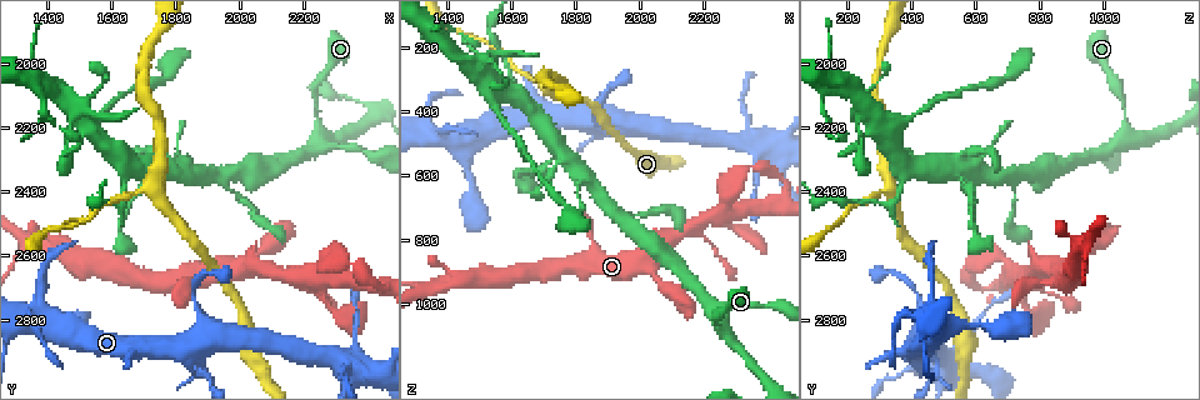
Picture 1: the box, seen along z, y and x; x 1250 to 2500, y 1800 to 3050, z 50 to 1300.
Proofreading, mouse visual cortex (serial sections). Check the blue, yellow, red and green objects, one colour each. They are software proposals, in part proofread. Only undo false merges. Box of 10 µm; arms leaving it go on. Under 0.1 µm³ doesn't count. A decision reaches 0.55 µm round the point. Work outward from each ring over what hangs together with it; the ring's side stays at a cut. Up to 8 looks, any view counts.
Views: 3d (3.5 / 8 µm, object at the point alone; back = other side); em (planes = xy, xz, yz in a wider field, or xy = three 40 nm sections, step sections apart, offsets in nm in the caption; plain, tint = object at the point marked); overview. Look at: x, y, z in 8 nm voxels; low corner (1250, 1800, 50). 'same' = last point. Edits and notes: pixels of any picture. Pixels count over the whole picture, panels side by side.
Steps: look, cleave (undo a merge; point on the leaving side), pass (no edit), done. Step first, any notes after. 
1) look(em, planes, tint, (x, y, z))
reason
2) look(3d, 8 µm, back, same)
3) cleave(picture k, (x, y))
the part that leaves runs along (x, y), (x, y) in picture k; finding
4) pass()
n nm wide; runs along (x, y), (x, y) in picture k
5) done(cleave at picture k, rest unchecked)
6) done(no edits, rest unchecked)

look(3d, 3.5 µm, (2330, 2920, 490))
four arms meet

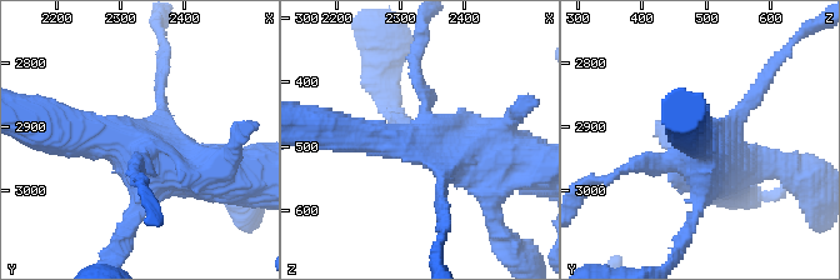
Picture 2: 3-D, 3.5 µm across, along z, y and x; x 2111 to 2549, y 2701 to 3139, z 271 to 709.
look(em, planes, tint, (2315, 2925, 500))
need the tissue

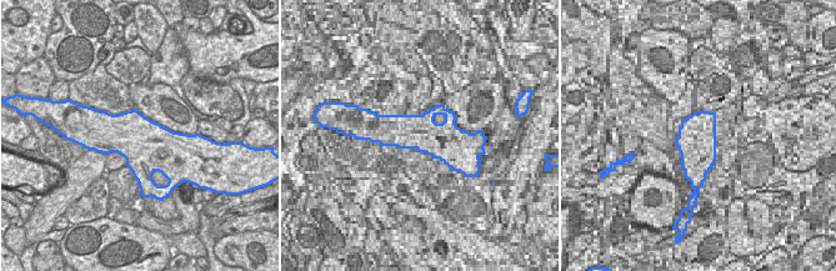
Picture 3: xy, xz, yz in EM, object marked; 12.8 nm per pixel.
pass()
runs along (333, 131), (453, 148), (483, 170) in picture 2; all the same cell

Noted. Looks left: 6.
look(3d, 3.5 µm, (2250, 2660, 730))
thin arm on a thick one

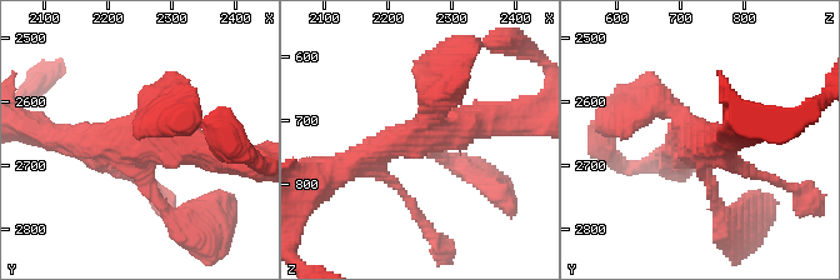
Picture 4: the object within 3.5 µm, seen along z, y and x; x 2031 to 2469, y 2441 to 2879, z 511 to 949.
look(em, xy, step 3, plain, (2260, 2660, 720))
4 arms; arms of 150, 300, 350, 400 nm

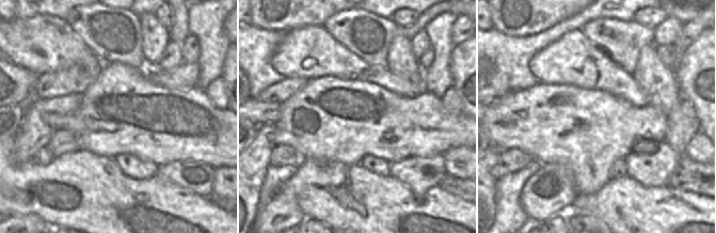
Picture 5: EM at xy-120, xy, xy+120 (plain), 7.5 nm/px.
look(em, xy, step 3, tint, same)

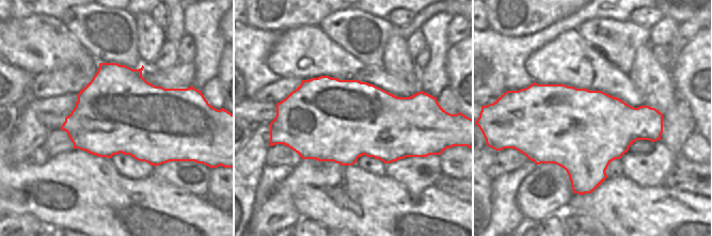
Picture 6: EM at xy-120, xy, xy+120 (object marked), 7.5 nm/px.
pass()
runs along (350, 164), (388, 144), (504, 119) in picture 4; continuous, no second cell

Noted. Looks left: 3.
look(3d, 3.5 µm, (2250, 2200, 1070))
abrupt turn

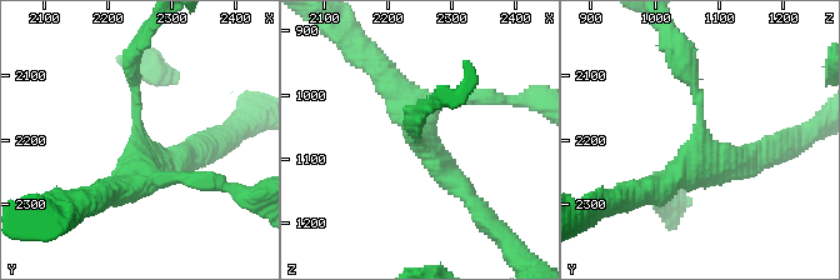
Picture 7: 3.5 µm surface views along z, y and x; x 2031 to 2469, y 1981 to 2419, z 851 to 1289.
look(em, planes, tint, (2250, 2210, 1070))
4 arms; arms of 150, 200, 300, 350 nm

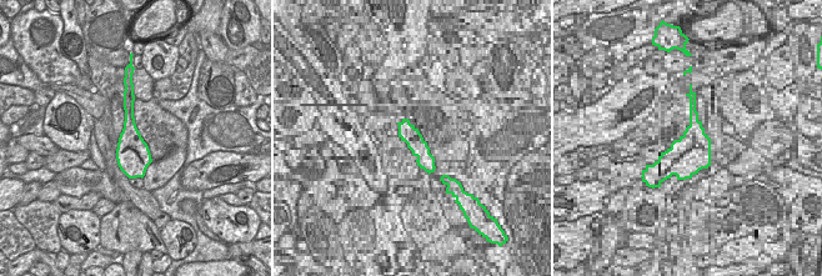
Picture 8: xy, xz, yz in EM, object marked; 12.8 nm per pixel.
look(em, xy, step 1, tint, same)

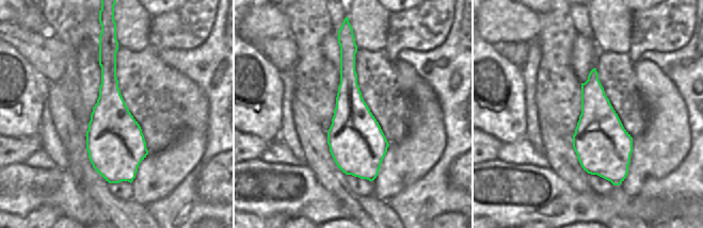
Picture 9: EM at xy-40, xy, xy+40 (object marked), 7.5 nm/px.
pass()
runs along (131, 63), (139, 154), (111, 189) in picture 7; one cell here

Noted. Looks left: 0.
done(no edits, rest unchecked)

